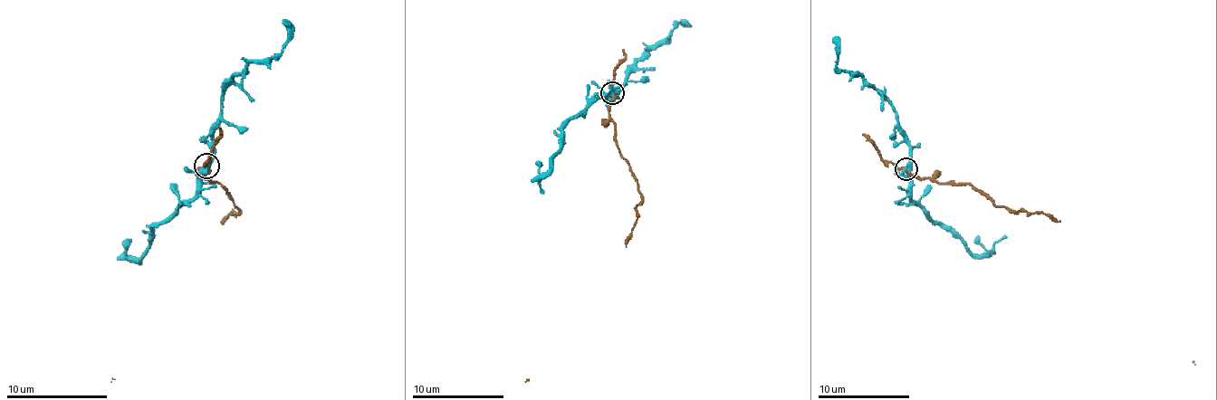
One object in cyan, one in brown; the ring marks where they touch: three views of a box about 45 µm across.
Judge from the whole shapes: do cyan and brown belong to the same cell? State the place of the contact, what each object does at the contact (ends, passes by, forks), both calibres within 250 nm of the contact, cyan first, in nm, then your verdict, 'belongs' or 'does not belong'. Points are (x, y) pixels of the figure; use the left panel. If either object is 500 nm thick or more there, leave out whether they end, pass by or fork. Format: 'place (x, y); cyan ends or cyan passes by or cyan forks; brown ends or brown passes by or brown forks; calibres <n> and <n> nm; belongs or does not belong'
place (206, 166); cyan passes by; brown passes by; calibres 460 and 200 nm; belongs

